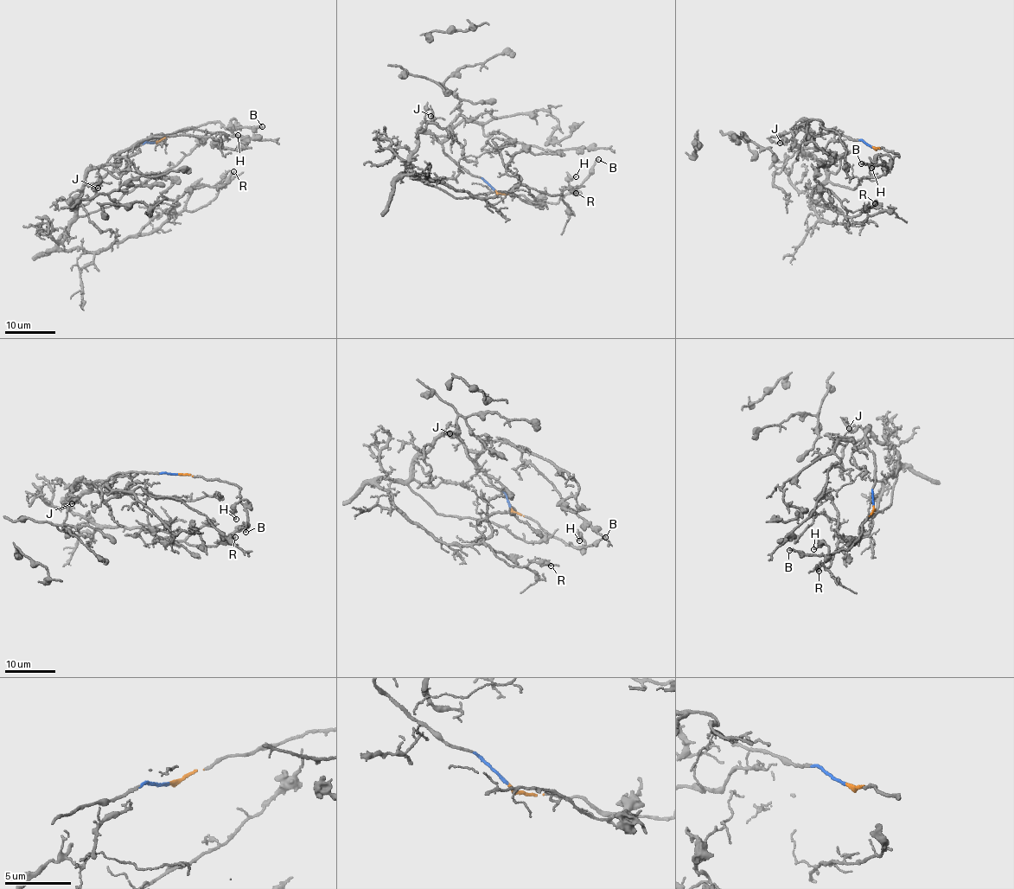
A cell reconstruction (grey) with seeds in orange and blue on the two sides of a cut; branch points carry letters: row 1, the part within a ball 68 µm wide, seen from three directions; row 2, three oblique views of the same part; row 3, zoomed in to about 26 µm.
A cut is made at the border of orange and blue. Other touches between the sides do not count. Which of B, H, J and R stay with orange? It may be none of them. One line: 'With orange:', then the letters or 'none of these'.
With orange: B, H

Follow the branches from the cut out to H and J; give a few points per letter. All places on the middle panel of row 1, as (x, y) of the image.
H: (494, 189), (513, 195), (524, 195), (539, 202), (558, 202), (561, 197), (574, 190), (568, 180), (576, 175)
J: (494, 189), (481, 178), (463, 169), (443, 151), (443, 143), (424, 133), (419, 128), (432, 120), (430, 116)

